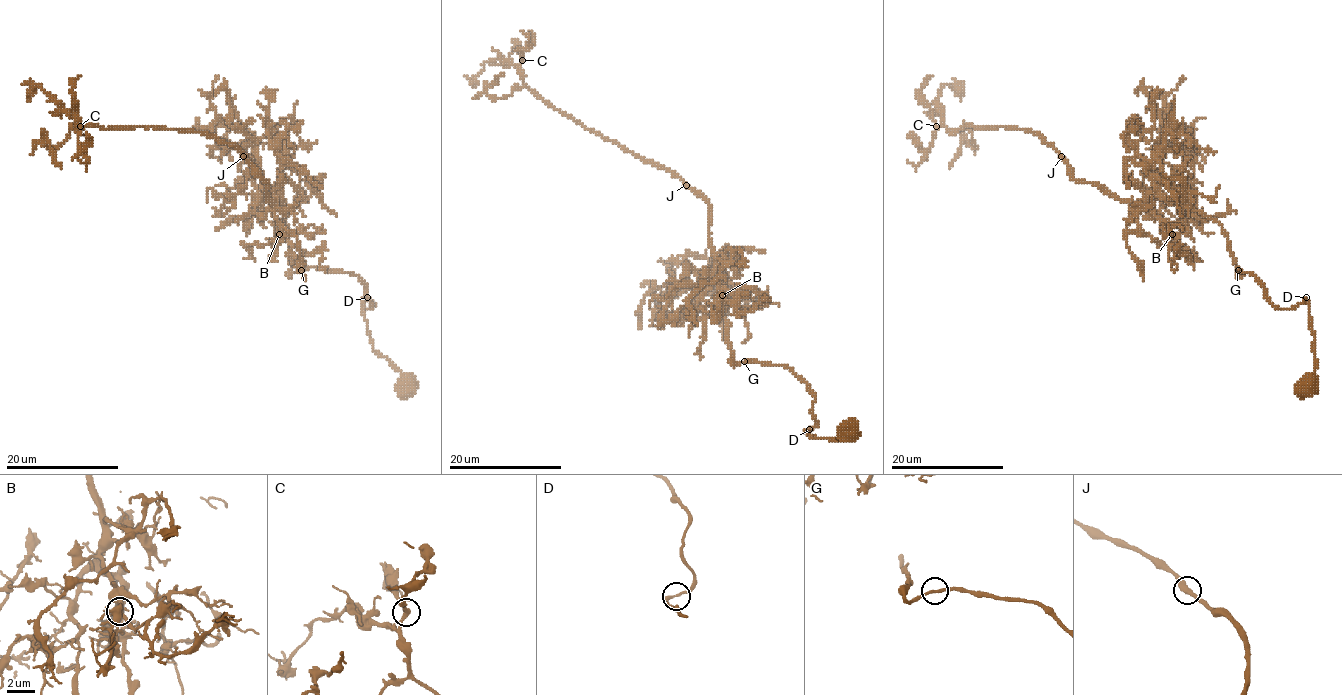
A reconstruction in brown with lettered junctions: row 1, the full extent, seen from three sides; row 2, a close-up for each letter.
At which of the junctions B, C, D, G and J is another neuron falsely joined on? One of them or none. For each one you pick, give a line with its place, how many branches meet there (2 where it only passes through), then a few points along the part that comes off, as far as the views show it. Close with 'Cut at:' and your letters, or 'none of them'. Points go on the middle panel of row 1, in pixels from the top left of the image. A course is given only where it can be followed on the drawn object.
Cut at: none of them

